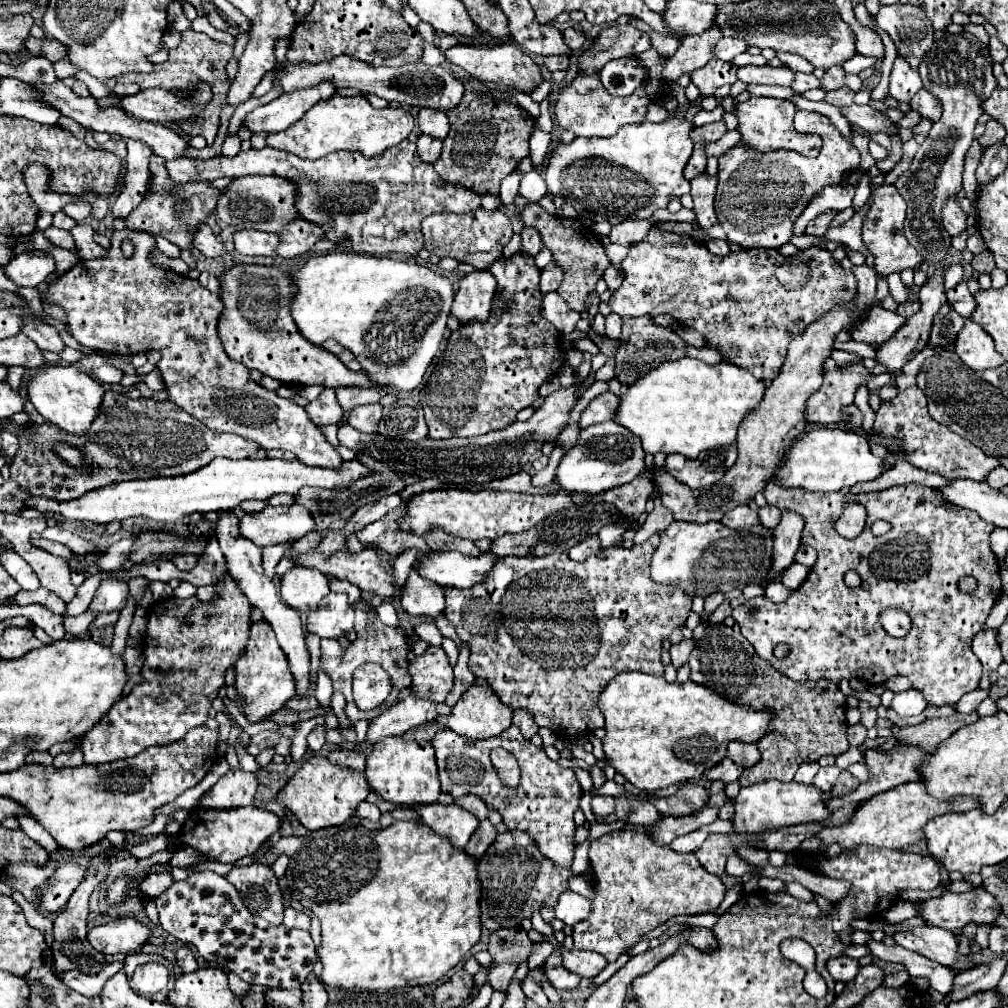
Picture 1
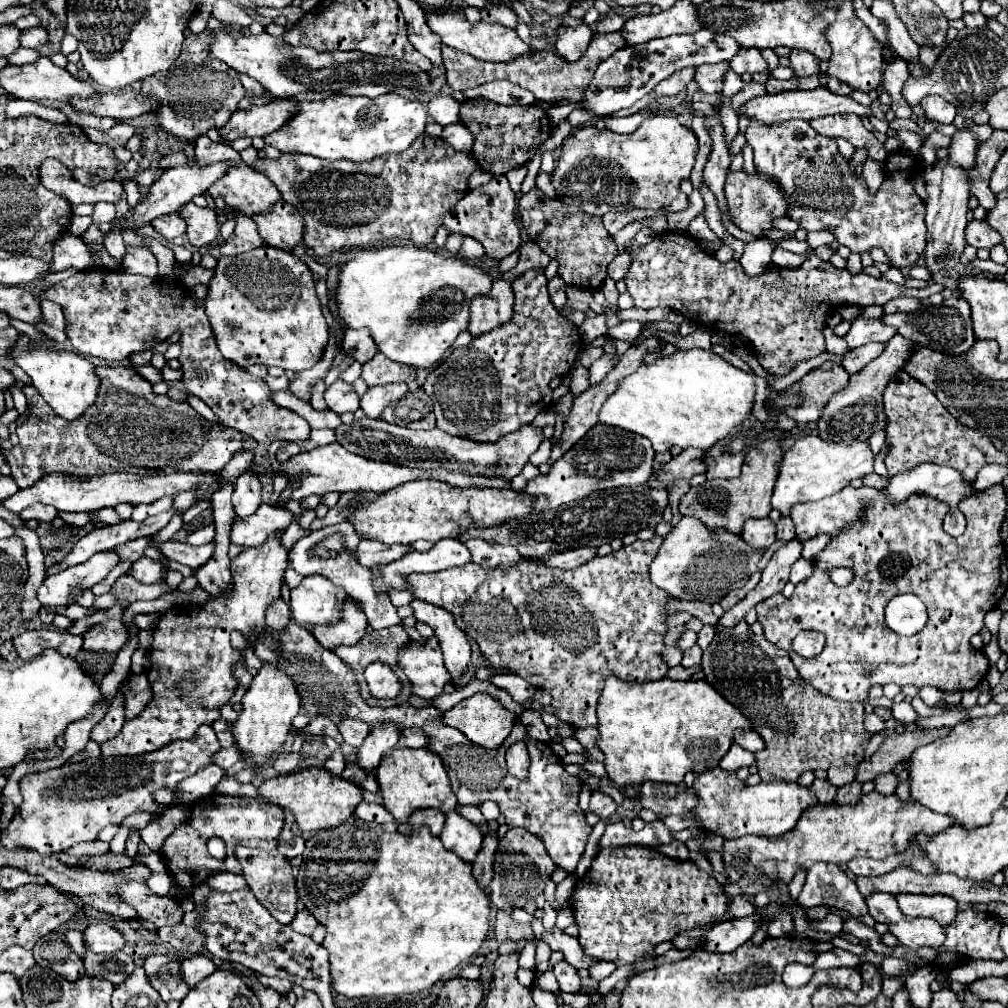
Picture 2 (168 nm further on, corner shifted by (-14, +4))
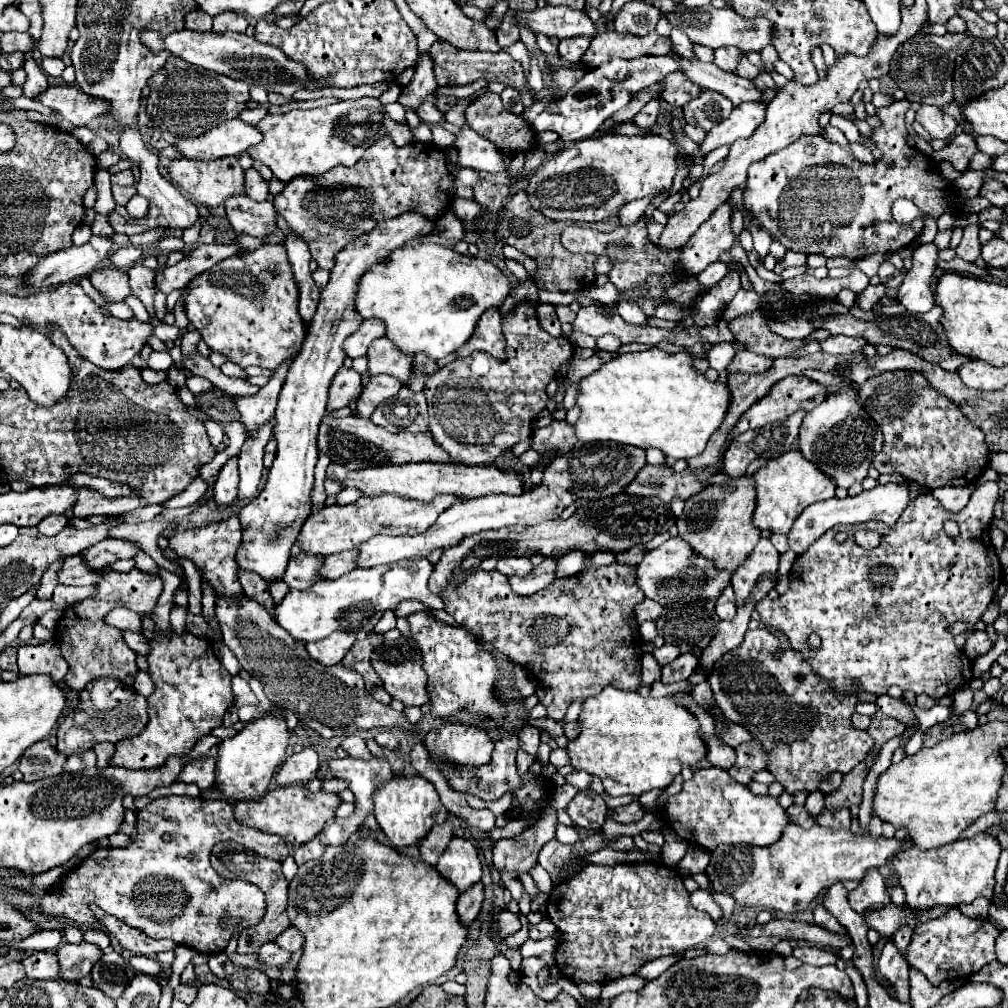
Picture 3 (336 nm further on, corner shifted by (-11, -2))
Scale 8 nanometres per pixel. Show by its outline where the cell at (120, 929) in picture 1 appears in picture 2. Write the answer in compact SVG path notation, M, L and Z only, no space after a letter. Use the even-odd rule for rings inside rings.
M111 923L89 925L83 933L83 941L95 953L111 953L111 951L119 951L125 947L123 933L115 929Z

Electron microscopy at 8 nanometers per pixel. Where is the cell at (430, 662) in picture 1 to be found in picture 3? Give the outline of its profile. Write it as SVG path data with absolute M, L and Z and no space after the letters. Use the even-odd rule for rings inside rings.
M396 639L396 641L384 641L382 645L374 647L372 651L372 667L376 675L380 677L384 689L390 693L390 697L402 701L404 705L420 707L428 703L428 691L426 691L426 673L420 665L420 649L414 639Z

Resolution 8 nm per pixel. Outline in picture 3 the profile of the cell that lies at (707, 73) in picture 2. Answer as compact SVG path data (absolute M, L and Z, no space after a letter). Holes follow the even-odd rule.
M680 71L664 77L662 85L664 89L660 91L660 99L670 103L674 109L678 109L680 105L686 105L690 99L694 99L700 93L700 87L688 81Z

